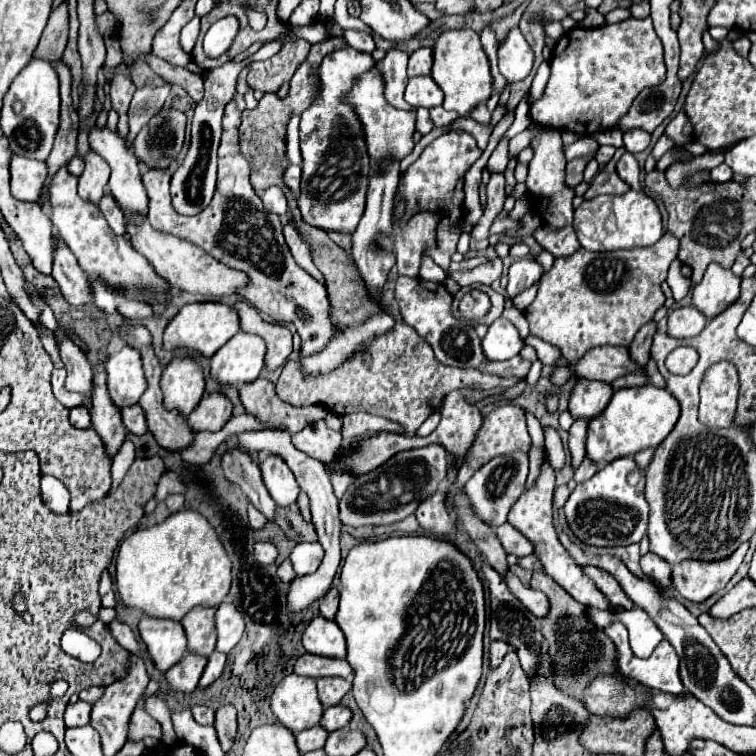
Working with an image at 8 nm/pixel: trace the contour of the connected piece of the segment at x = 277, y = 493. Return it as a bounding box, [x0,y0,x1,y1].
[260,456,300,508]

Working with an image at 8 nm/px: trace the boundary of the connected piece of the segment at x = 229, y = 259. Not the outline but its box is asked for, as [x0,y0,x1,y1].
[142,100,344,358]

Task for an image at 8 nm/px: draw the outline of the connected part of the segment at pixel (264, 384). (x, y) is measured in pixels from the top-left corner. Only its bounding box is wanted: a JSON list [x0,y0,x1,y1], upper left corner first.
[240,378,326,434]

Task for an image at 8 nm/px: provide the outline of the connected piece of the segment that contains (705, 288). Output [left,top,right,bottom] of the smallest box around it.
[692,264,740,320]

